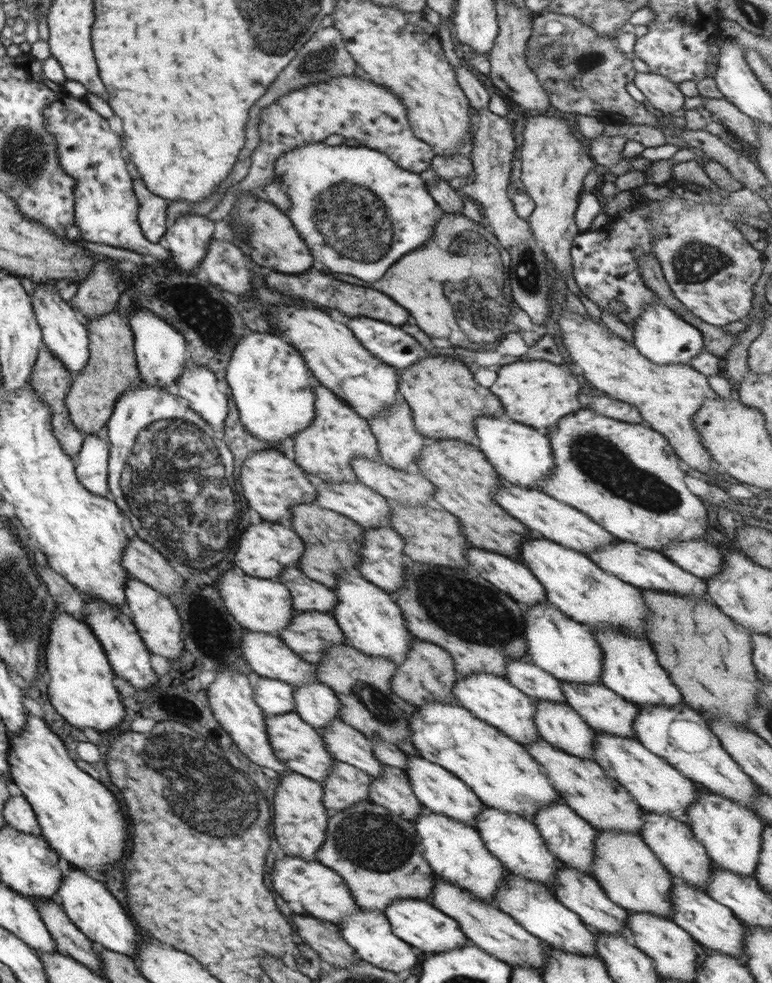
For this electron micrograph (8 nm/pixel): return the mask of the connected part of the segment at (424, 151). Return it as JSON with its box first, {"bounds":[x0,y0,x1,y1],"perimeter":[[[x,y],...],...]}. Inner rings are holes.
{"bounds":[206,75,435,223],"perimeter":[[[355,75],[340,76],[294,89],[288,94],[279,96],[279,99],[276,99],[270,106],[262,109],[260,122],[258,124],[260,142],[258,142],[256,148],[252,151],[248,174],[238,184],[231,186],[226,192],[224,199],[206,216],[215,223],[229,216],[231,208],[239,194],[256,191],[257,188],[266,186],[275,180],[275,160],[282,153],[306,143],[323,141],[328,136],[332,136],[332,134],[341,134],[345,139],[354,138],[354,140],[358,141],[364,147],[383,152],[404,170],[417,172],[418,174],[430,169],[431,160],[435,155],[435,152],[428,143],[414,136],[403,102],[391,90],[379,84],[374,84],[369,77],[368,79],[362,79]]]}

